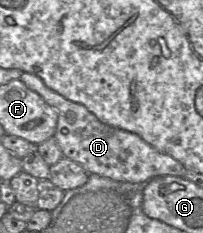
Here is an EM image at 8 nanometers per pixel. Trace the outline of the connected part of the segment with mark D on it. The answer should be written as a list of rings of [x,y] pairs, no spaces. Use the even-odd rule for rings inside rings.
[[[22,72],[19,79],[57,111],[58,119],[53,137],[63,156],[81,165],[89,175],[143,185],[157,176],[183,177],[185,168],[181,163],[156,150],[137,134],[101,122],[85,106],[68,100],[48,88],[34,74]]]

